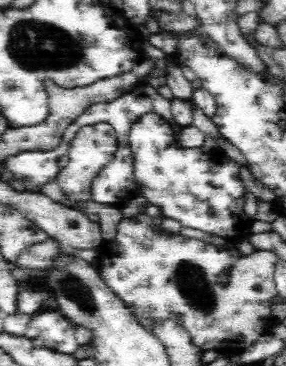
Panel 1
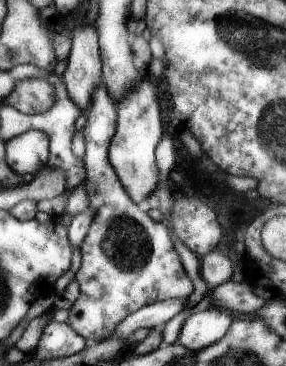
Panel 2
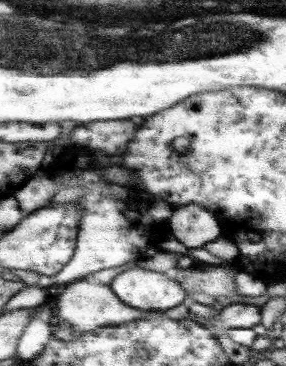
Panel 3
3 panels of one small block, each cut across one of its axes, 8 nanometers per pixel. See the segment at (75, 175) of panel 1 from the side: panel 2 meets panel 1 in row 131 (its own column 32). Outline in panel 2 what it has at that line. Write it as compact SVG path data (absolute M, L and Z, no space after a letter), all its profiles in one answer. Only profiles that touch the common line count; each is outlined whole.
M23 80L9 96L9 104L31 116L47 112L55 100L55 86L49 80Z

